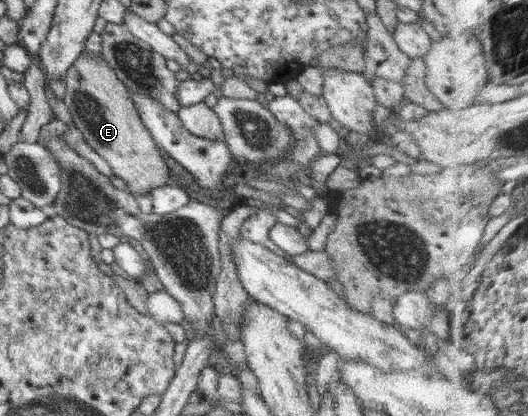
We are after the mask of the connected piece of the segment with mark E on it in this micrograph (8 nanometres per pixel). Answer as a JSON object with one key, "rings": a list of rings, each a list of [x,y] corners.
{"rings":[[[82,52],[66,72],[65,86],[65,97],[62,100],[71,113],[72,123],[81,130],[89,147],[107,161],[112,173],[117,178],[124,180],[127,184],[127,191],[132,195],[136,192],[145,194],[154,188],[168,185],[167,180],[170,171],[159,153],[157,144],[145,128],[138,110],[131,100],[127,86],[117,78],[115,71],[101,55],[96,56],[96,54]]]}

